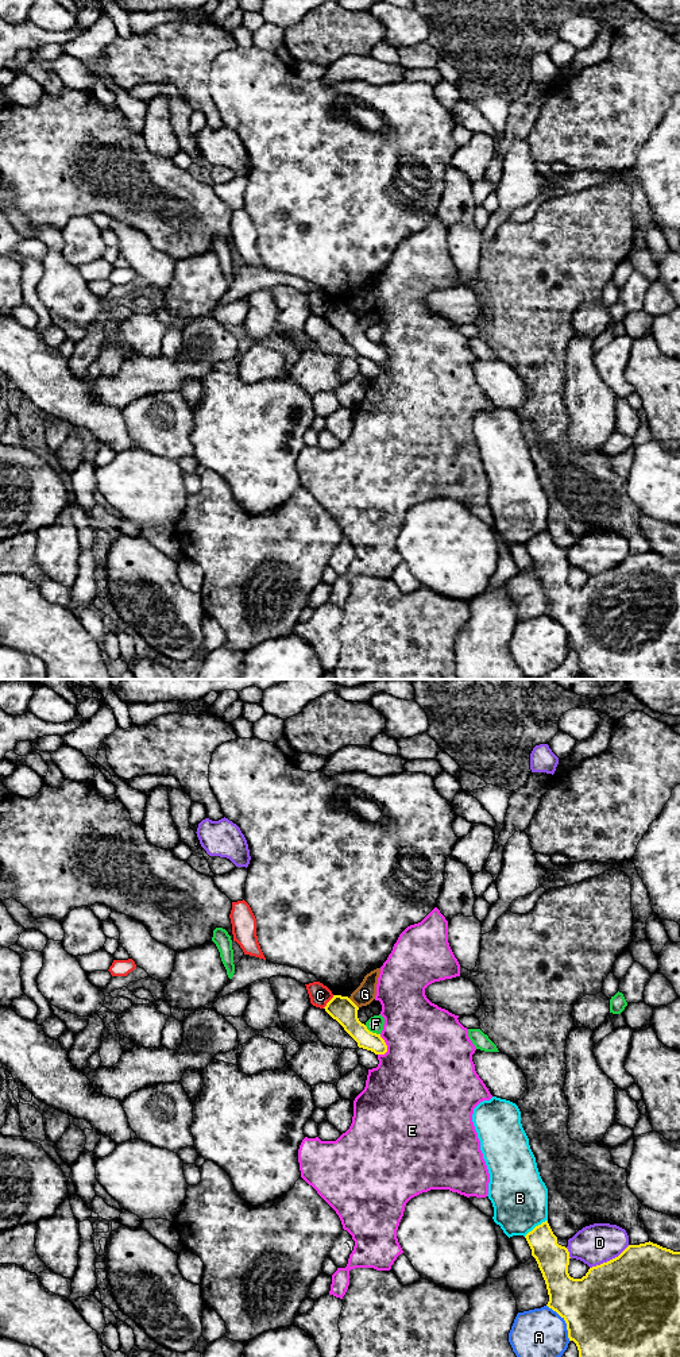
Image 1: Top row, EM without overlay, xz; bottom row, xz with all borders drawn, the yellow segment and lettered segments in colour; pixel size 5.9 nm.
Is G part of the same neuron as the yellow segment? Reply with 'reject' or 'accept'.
reject

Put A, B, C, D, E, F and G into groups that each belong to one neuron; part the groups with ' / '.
A / B / C / D / E / F / G

